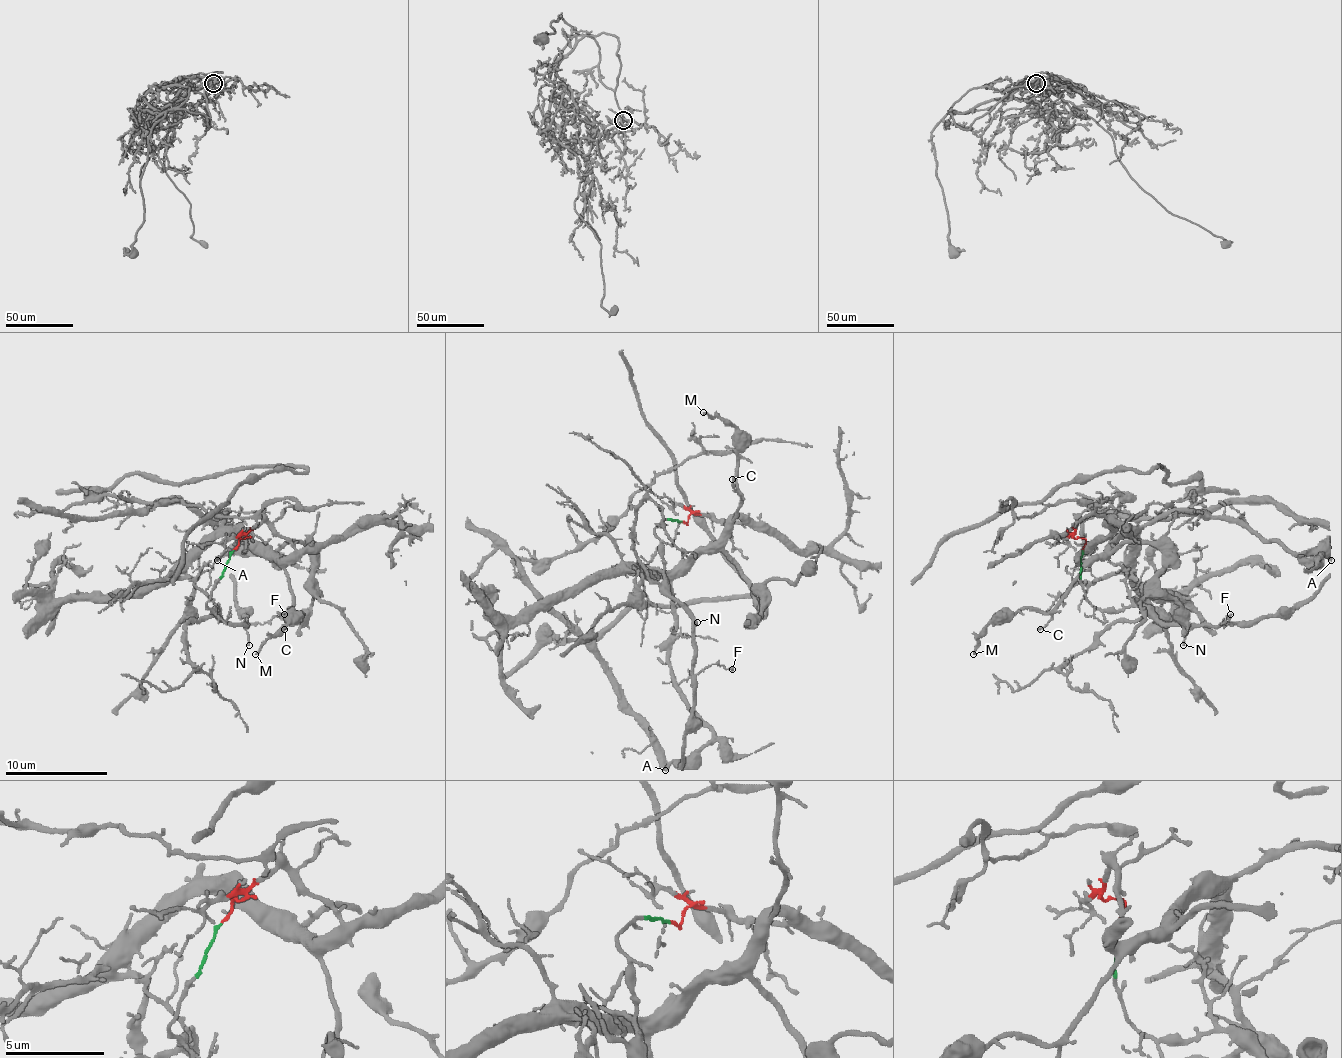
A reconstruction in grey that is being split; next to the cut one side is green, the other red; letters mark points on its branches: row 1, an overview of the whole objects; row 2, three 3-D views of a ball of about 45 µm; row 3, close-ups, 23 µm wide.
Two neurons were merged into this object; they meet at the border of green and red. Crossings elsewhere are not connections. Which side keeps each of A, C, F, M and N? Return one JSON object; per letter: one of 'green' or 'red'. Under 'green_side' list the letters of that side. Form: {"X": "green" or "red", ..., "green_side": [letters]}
{"A": "red", "C": "red", "F": "green", "M": "red", "N": "green", "green_side": ["F", "N"]}

